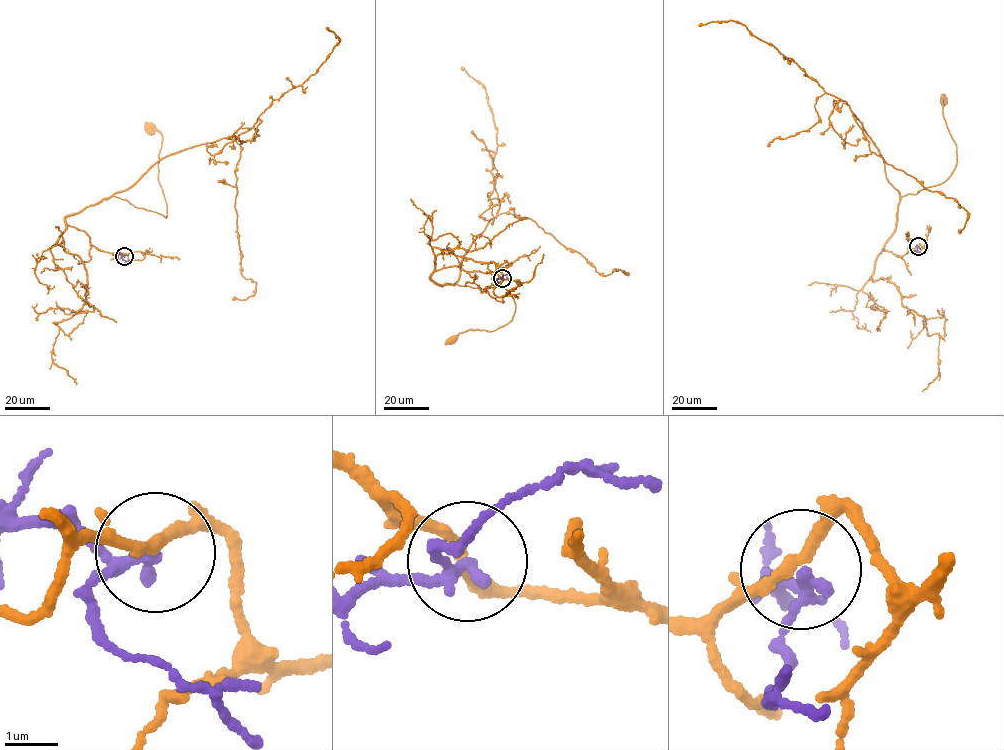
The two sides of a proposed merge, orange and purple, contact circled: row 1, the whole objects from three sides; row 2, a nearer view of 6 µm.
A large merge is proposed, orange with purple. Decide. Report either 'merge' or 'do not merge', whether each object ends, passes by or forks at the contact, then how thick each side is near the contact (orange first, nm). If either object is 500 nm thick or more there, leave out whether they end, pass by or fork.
do not merge; orange passes by; purple passes by; calibres 200 and 180 nm

